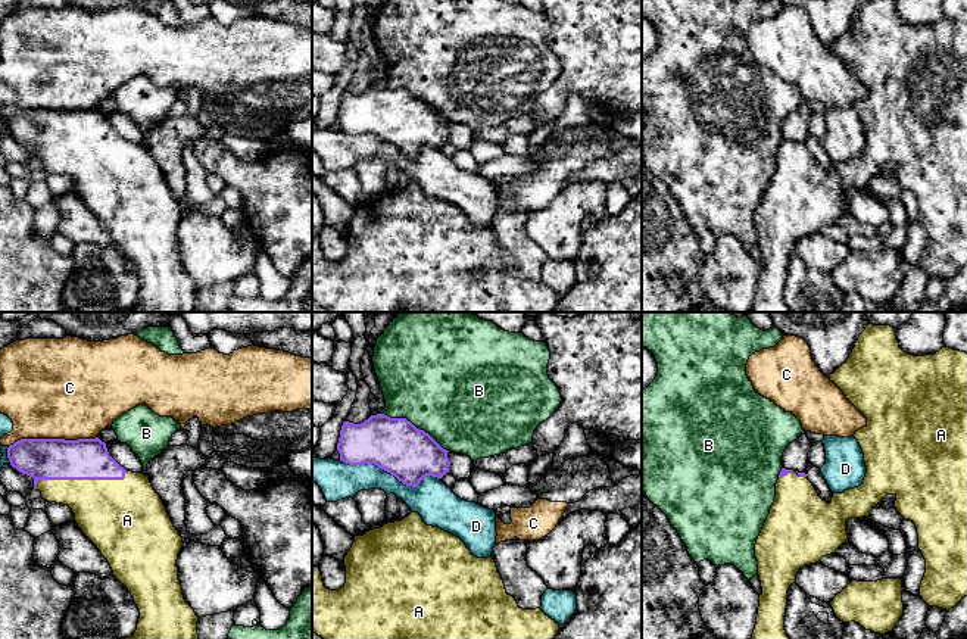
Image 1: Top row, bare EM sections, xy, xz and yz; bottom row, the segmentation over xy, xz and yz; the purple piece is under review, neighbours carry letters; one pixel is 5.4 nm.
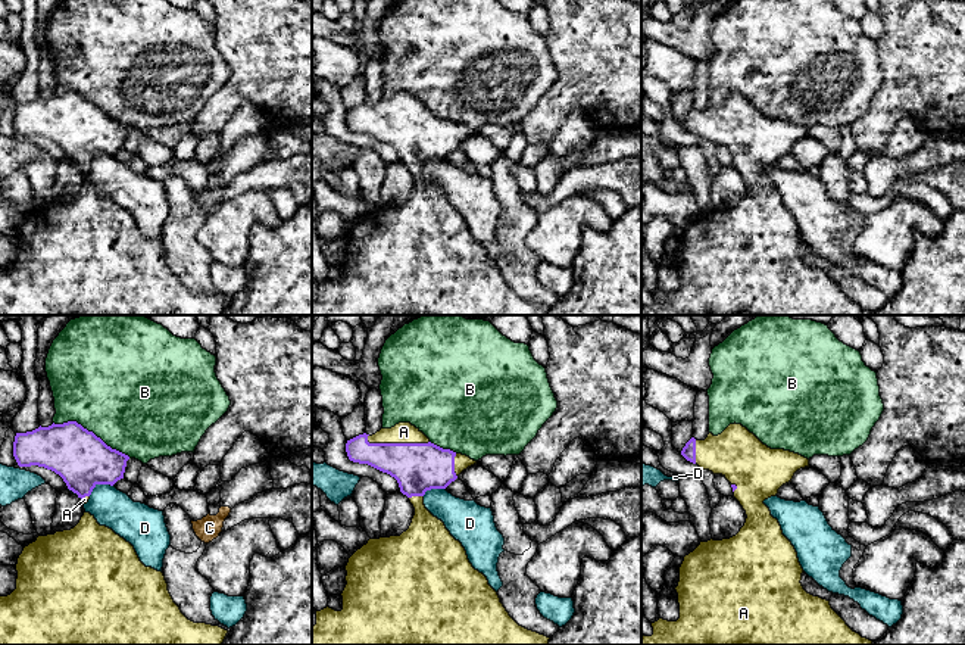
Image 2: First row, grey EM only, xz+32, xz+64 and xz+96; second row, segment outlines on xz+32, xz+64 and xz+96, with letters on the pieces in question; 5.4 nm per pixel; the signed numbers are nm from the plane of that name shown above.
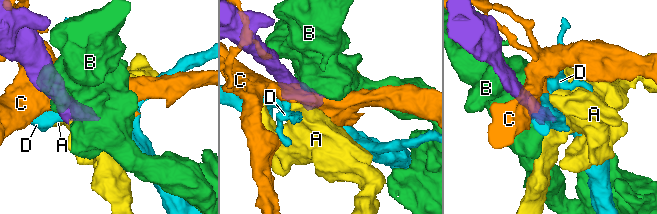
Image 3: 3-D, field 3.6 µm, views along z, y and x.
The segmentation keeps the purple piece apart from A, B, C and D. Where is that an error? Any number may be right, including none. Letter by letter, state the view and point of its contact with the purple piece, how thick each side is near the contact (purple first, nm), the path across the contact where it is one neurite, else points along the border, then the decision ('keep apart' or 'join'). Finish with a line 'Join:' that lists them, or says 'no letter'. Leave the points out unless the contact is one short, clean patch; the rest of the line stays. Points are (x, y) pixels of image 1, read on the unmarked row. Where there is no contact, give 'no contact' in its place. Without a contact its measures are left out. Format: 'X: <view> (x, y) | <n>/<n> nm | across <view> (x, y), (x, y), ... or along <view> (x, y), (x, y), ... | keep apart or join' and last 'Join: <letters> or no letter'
A: xy (80, 149) | 220/360 nm | join
B: xz (414, 96) | 300/480 nm | keep apart
C: xy (53, 109) | 220/500 nm | keep apart
D: xz (390, 143) | 300/190 nm | keep apart
Join: A

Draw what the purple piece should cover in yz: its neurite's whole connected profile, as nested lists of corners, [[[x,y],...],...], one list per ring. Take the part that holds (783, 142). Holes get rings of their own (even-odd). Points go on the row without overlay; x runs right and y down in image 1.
[[[864,0],[852,19],[852,24],[833,44],[829,46],[846,66],[846,69],[867,88],[867,96],[855,102],[854,107],[858,110],[867,143],[861,156],[833,163],[832,172],[823,171],[805,143],[782,138],[776,153],[776,169],[770,178],[770,184],[755,213],[755,228],[758,231],[758,246],[761,250],[762,264],[759,265],[759,277],[757,294],[751,312],[792,312],[784,300],[784,286],[787,275],[787,261],[796,252],[796,244],[804,236],[820,233],[826,225],[835,224],[836,219],[848,211],[846,190],[868,187],[870,181],[882,172],[886,165],[895,165],[895,178],[905,188],[915,194],[918,205],[918,219],[926,230],[926,243],[920,255],[920,266],[929,277],[938,277],[949,281],[964,266],[967,266],[967,24],[942,18],[935,25],[914,27],[905,24],[896,10],[895,0]]]

